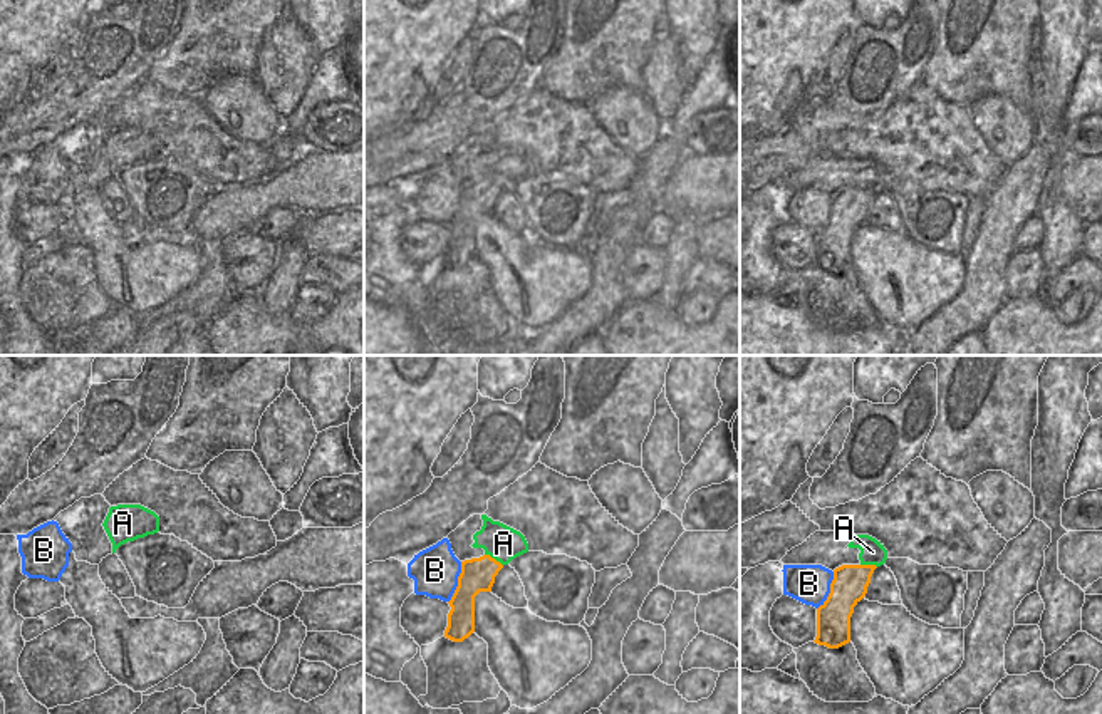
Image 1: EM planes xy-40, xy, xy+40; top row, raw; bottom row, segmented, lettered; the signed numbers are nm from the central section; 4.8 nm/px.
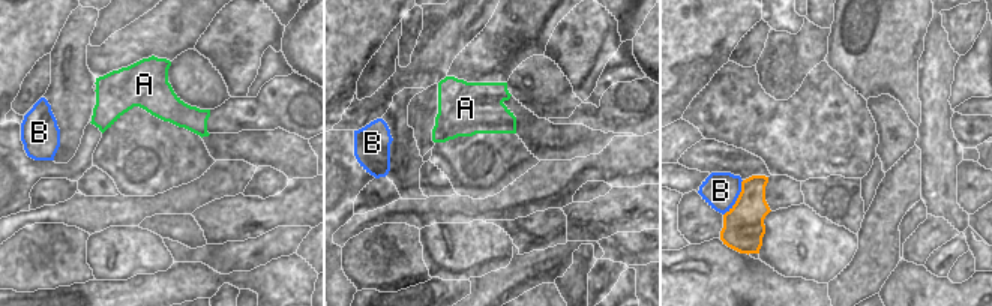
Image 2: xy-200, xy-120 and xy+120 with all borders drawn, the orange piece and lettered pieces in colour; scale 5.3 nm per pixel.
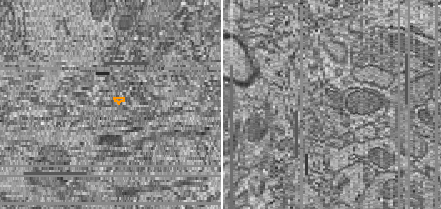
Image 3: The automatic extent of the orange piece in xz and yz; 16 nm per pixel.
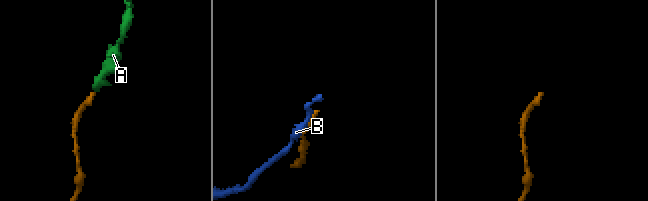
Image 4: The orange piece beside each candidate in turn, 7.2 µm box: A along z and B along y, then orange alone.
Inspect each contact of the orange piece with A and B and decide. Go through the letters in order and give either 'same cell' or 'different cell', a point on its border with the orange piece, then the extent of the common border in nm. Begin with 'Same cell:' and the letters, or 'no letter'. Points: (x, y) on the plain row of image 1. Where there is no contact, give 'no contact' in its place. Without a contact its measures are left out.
Same cell: A
A: same cell | xy (493, 183) | 110 nm
B: different cell | xy (458, 206) | 220 nm

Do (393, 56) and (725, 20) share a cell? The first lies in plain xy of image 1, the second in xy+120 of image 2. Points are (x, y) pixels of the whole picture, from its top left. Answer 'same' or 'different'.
same

